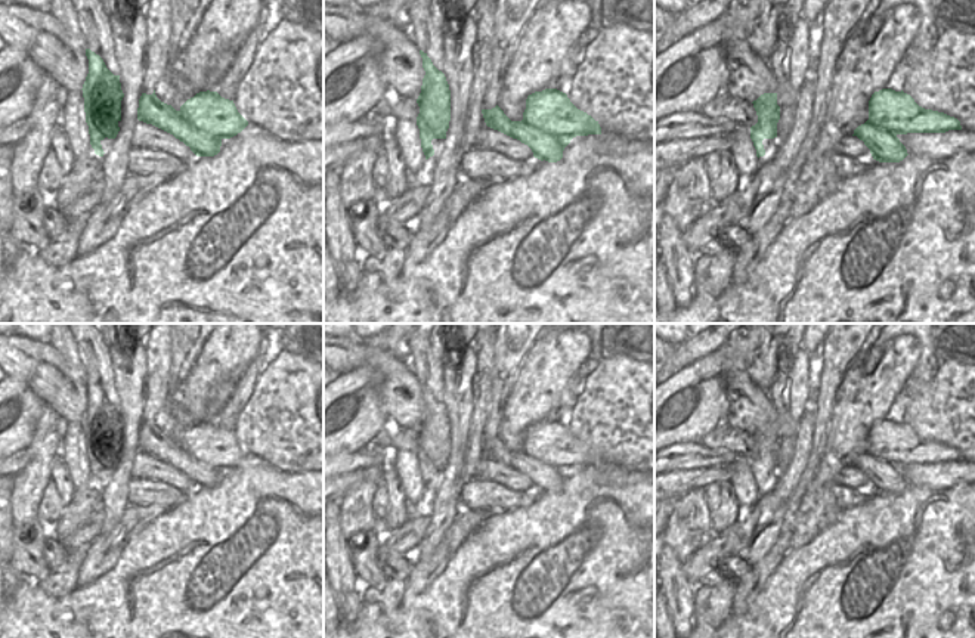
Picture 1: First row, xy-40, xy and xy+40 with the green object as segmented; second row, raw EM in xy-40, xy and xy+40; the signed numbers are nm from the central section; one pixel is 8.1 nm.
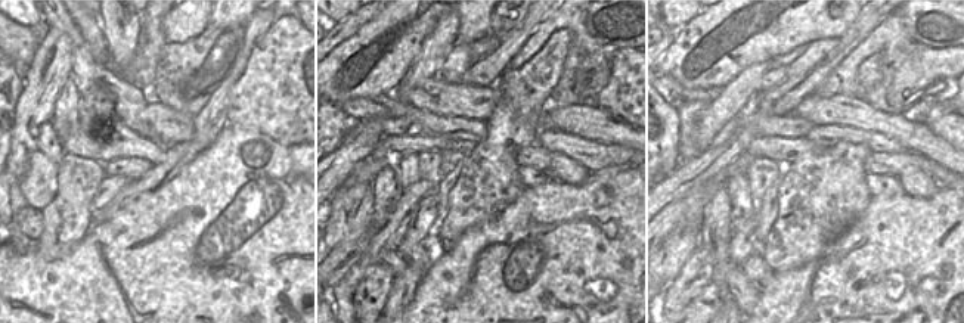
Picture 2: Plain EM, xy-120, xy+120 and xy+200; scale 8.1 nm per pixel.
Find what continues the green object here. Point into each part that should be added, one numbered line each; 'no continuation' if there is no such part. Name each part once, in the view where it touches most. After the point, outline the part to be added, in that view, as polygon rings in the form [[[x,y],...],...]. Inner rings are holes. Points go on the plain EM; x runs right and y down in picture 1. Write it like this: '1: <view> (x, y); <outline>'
no continuation

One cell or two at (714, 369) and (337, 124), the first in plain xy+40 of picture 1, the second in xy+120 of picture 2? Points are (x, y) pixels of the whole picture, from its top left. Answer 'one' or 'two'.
two

